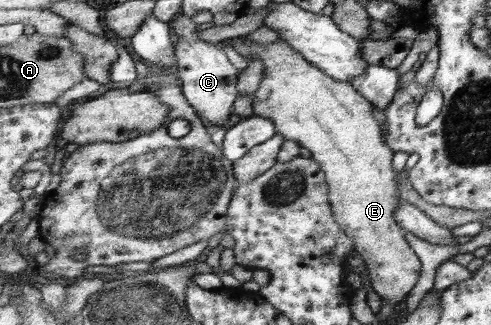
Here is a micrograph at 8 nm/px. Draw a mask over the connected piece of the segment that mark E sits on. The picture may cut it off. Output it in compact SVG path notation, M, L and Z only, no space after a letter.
M245 36L232 38L233 49L243 57L258 57L263 64L265 77L259 88L255 90L252 109L255 116L272 119L276 133L283 135L285 140L295 140L304 148L324 170L328 184L328 195L331 199L332 211L336 222L355 240L358 257L363 259L371 277L371 287L381 300L388 304L399 304L408 298L416 287L421 275L421 262L415 257L413 249L403 237L403 228L396 220L396 209L399 206L399 193L395 183L393 169L394 151L384 139L381 123L373 117L372 102L365 99L361 92L351 84L333 80L321 72L315 64L292 48L285 40L277 40L266 46L258 46Z

